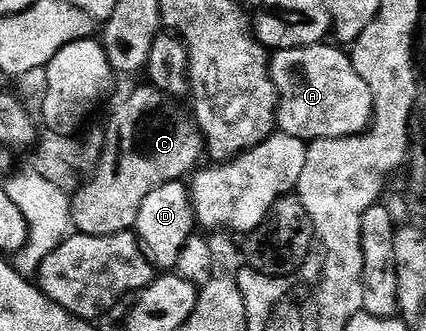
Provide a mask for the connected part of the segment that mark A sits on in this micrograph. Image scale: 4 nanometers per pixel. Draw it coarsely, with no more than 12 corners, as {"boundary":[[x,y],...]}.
{"boundary":[[329,44],[269,63],[277,129],[306,143],[355,137],[371,87]]}

